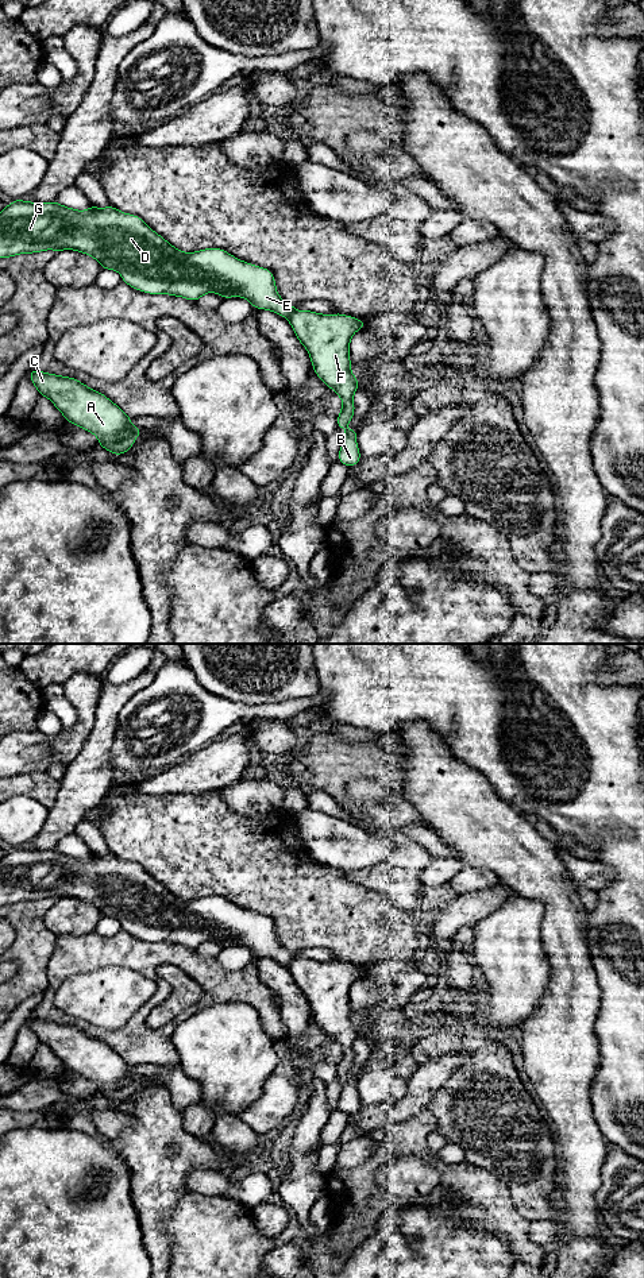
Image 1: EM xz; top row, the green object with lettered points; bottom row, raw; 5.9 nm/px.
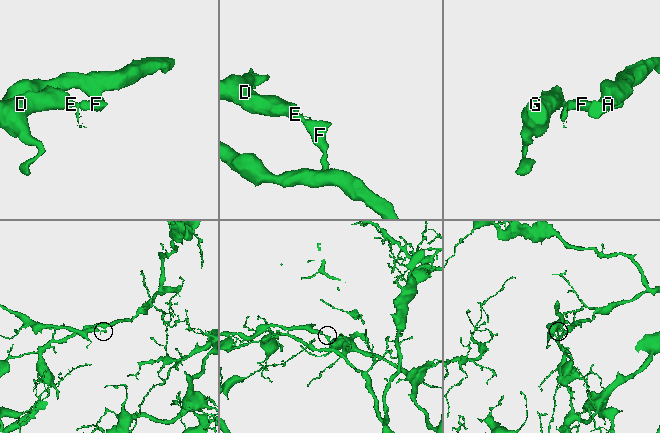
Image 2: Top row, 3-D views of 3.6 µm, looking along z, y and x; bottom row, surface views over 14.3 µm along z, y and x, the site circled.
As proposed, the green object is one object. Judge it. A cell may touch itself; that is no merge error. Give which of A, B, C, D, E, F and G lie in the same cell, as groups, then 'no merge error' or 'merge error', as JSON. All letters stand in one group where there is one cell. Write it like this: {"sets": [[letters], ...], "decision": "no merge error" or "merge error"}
{"sets": [["A", "B", "C", "F"], ["D", "E", "G"]], "decision": "merge error"}

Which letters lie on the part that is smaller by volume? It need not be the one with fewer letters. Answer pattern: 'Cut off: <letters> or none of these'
Cut off: D, E, G

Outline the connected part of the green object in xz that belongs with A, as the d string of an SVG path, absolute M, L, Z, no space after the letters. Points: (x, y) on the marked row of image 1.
M30 370L30 379L41 395L47 397L68 422L93 433L99 447L112 455L130 451L142 429L134 426L117 405L103 393L70 377Z

